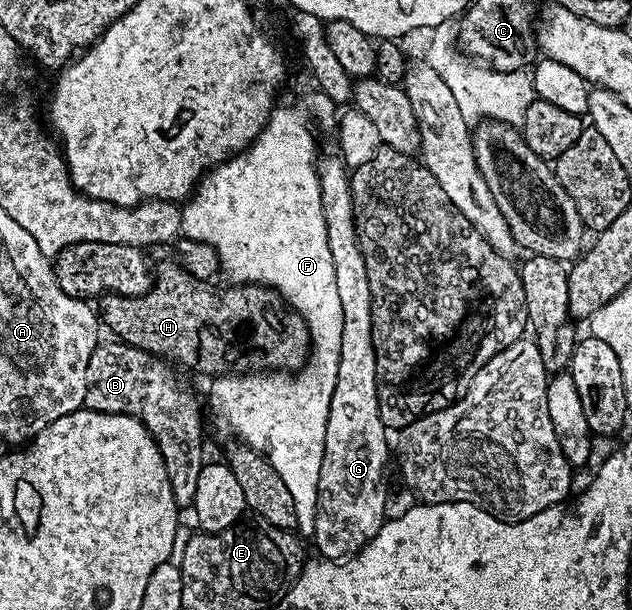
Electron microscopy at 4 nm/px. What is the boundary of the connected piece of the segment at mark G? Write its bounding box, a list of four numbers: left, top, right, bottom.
[312,151,391,560]

